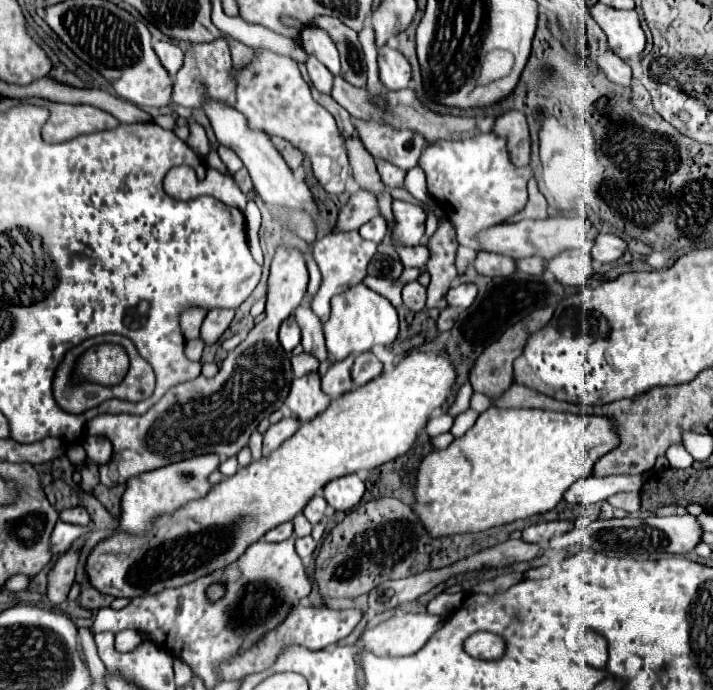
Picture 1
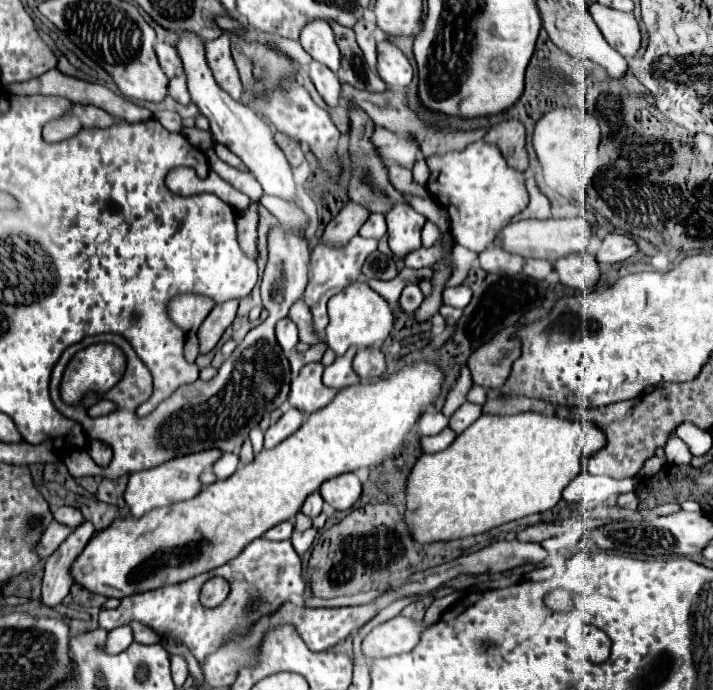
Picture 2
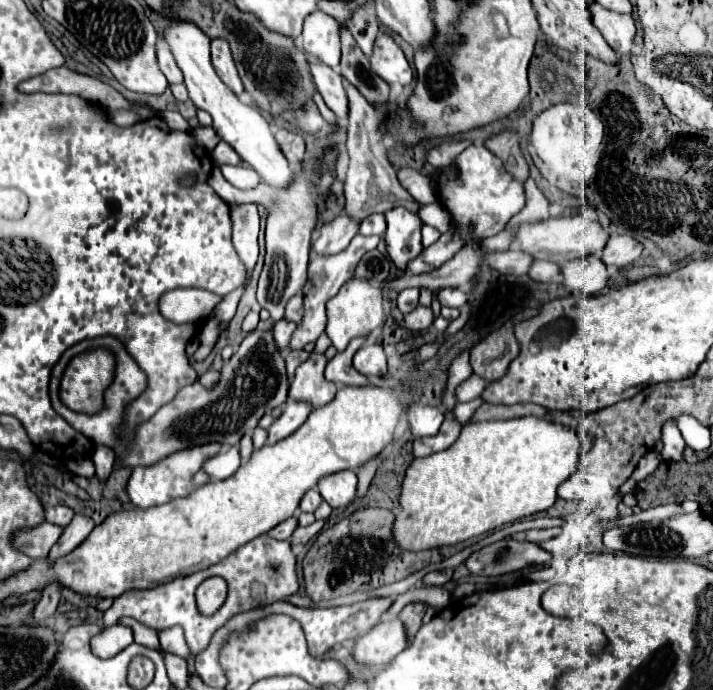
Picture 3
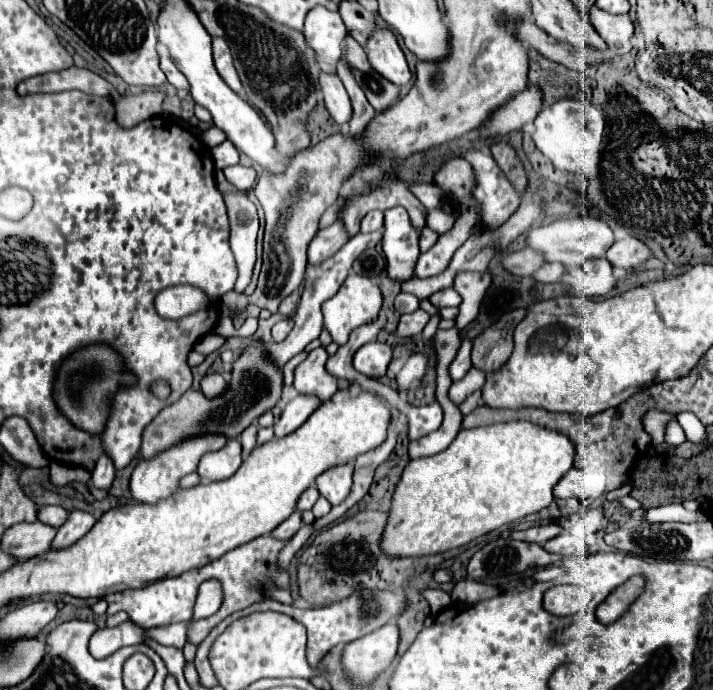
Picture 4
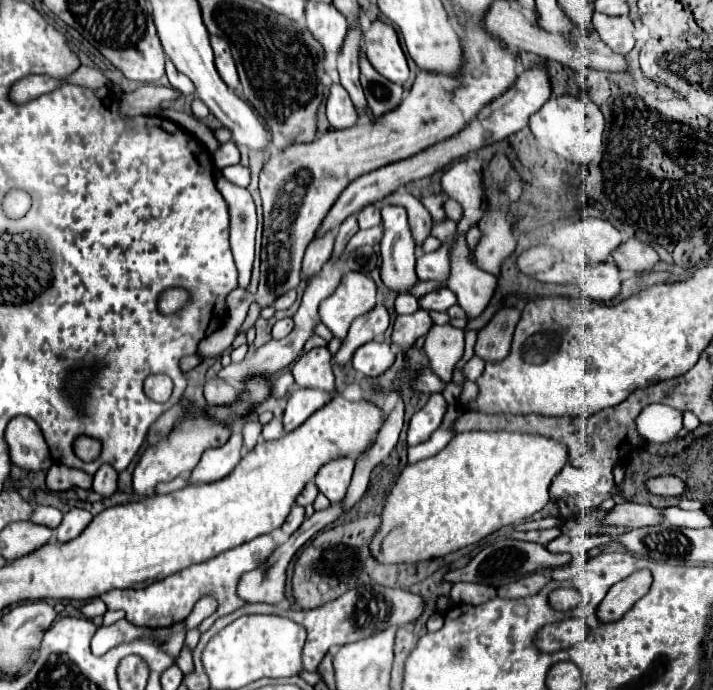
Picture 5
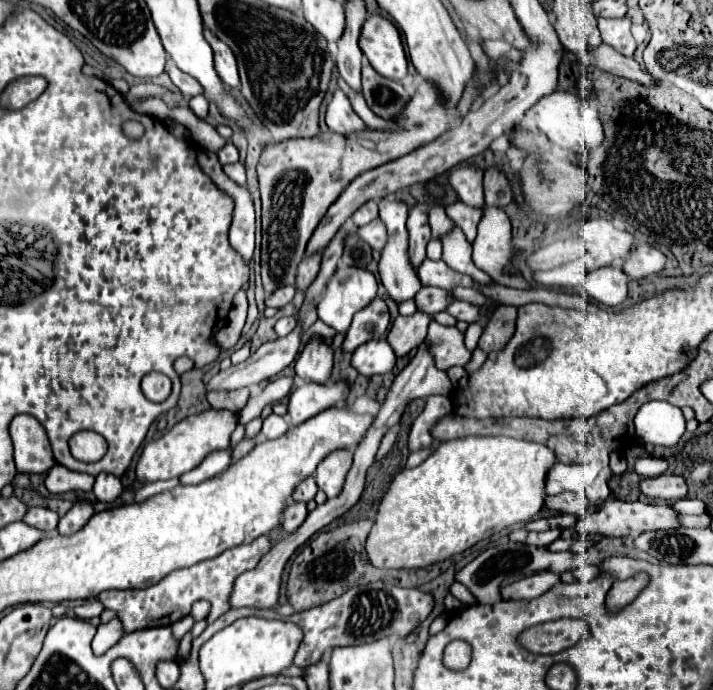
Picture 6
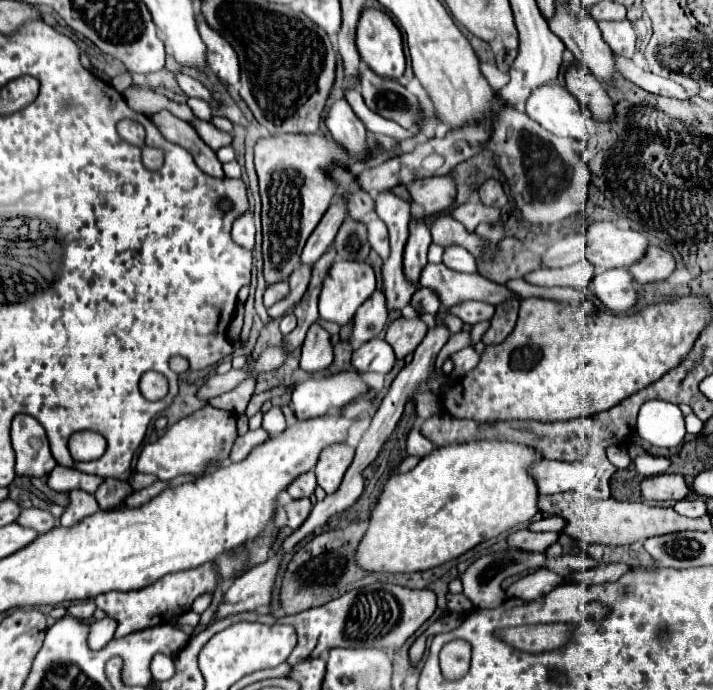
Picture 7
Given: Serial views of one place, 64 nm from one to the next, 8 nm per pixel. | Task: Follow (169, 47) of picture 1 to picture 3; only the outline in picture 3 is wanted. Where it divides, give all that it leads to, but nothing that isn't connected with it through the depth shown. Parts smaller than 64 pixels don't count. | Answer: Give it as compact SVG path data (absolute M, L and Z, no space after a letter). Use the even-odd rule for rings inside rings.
M160 40L160 42L156 44L156 54L158 54L160 70L164 72L164 76L168 78L168 82L170 82L170 84L182 82L182 72L180 72L180 68L178 68L178 64L176 64L176 60L174 60L174 56L172 56L172 52L170 52L170 48L168 48L166 42Z

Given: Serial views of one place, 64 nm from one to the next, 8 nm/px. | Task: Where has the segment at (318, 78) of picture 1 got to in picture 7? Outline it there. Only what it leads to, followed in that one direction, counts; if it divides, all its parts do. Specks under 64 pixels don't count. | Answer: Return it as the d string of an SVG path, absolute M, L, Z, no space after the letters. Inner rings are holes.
M340 98L338 102L332 104L332 108L328 110L328 116L326 116L326 126L332 134L332 138L336 138L336 142L346 146L348 152L352 152L356 156L368 154L366 128L362 124L362 120L352 112L346 98Z

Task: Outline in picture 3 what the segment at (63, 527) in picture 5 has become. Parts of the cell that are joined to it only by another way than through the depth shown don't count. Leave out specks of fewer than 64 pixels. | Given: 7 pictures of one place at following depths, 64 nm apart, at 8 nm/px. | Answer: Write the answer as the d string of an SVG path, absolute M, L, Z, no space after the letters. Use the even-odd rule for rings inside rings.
M76 514L76 520L72 520L72 524L68 524L64 528L64 534L60 536L60 540L54 544L48 560L54 562L62 556L68 556L74 548L78 548L86 538L88 534L94 530L94 522L88 518L88 516L80 516Z

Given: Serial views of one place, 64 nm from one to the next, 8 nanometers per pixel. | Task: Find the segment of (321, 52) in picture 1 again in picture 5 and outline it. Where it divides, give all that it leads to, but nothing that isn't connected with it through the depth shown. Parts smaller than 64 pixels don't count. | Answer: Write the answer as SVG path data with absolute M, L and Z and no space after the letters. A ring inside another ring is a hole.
M312 2L306 8L306 28L328 56L340 52L348 32L348 22L332 4Z

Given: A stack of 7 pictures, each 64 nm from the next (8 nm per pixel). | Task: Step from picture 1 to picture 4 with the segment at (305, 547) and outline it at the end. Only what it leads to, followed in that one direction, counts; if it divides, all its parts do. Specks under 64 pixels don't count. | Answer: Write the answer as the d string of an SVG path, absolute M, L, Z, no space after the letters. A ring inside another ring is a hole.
M392 410L392 424L390 424L390 430L388 430L388 440L384 444L380 444L378 448L362 454L356 458L356 478L354 478L354 490L352 490L352 496L348 500L344 500L342 504L334 506L332 512L328 516L322 516L314 522L314 530L322 530L326 528L328 524L334 522L334 518L340 518L346 514L346 510L350 506L354 506L366 492L368 492L368 486L372 482L372 476L374 476L374 470L390 456L390 452L394 450L394 444L396 444L396 418L398 418L398 410Z

